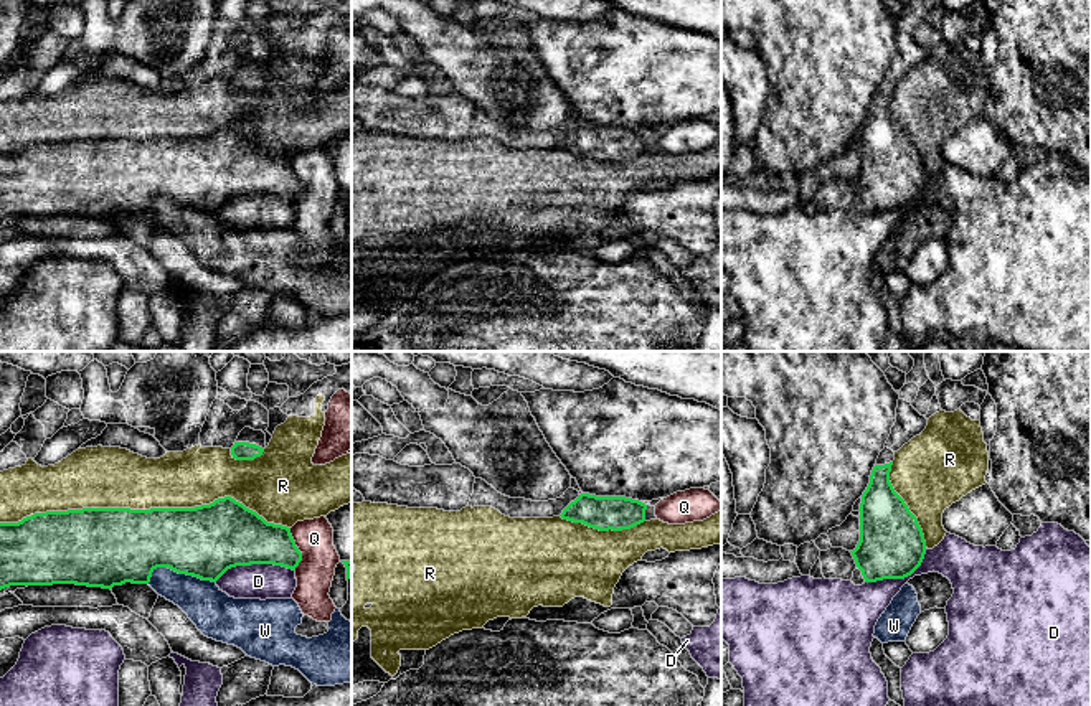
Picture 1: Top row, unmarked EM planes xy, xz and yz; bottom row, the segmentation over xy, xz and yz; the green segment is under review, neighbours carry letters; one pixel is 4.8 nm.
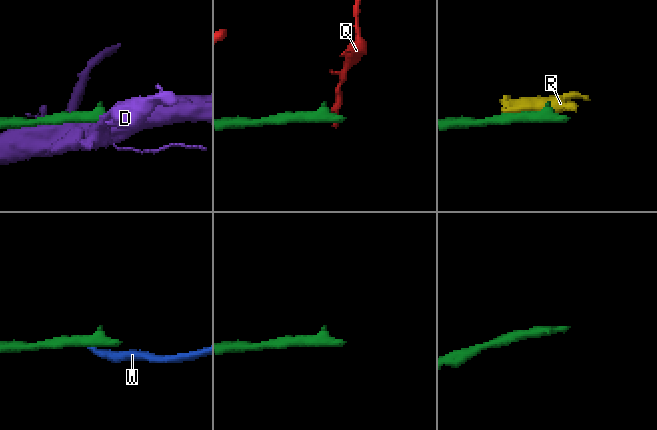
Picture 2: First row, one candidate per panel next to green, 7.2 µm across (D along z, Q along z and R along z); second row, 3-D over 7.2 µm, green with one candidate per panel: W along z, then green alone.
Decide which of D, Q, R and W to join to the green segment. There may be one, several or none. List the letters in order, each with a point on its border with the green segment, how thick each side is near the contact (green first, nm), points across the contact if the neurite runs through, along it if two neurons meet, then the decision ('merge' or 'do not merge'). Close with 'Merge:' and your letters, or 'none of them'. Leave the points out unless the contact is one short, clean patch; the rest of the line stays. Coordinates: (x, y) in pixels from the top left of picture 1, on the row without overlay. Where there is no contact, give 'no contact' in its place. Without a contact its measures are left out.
D: xy (255, 193) | 340/180 nm | do not merge
Q: xy (297, 180) | 240/190 nm | along xy (289, 159), (294, 175), (301, 183), (296, 200) | do not merge
R: xy (146, 141) | 380/300 nm | do not merge
W: xy (179, 203) | 360/220 nm | do not merge
Merge: none of them

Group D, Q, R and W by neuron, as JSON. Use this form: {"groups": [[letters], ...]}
{"groups": [["D"], ["Q"], ["R"], ["W"]]}

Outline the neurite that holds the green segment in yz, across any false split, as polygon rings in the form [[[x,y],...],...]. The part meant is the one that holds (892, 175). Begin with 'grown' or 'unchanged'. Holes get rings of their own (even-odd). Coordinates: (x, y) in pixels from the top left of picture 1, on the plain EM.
grown; [[[875,96],[860,134],[860,172],[852,213],[904,209],[923,193],[926,172],[918,148],[890,112],[891,96]]]

